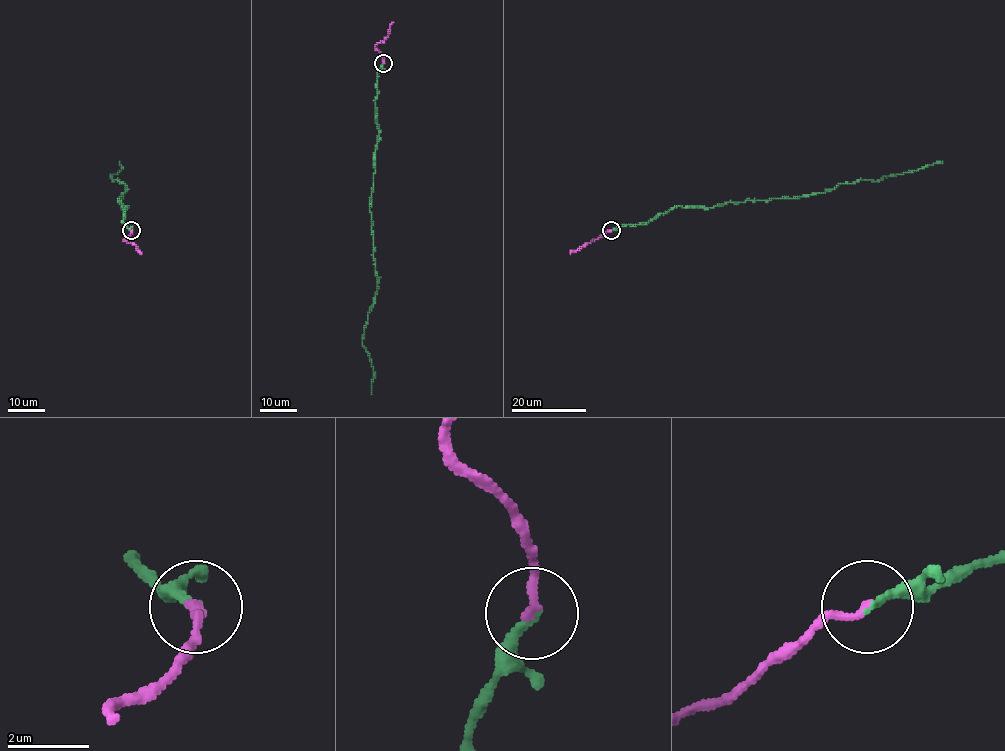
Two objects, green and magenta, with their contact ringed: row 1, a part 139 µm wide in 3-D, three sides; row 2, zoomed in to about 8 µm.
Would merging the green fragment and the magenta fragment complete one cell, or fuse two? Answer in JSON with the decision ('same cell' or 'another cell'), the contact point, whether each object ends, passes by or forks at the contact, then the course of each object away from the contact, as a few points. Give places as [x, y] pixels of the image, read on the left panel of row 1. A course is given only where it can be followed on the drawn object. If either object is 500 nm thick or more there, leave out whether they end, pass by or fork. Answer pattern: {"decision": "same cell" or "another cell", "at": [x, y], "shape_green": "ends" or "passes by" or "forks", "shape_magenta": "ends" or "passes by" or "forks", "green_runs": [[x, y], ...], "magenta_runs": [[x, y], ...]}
{"decision": "same cell", "at": [131, 230], "shape_green": "ends", "shape_magenta": "ends", "green_runs": [[131, 230], [122, 220], [127, 205], [122, 208], [118, 201], [125, 186], [110, 177], [122, 169], [120, 161]], "magenta_runs": [[131, 230], [123, 240], [132, 242], [142, 254]]}

